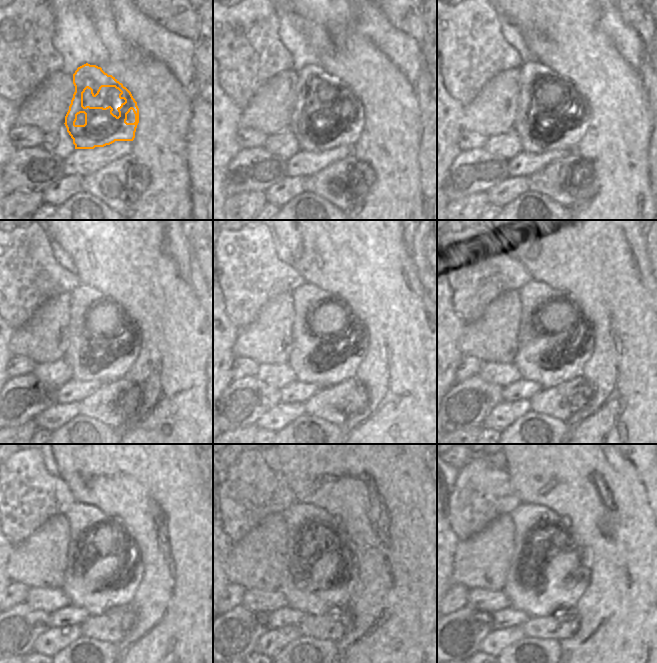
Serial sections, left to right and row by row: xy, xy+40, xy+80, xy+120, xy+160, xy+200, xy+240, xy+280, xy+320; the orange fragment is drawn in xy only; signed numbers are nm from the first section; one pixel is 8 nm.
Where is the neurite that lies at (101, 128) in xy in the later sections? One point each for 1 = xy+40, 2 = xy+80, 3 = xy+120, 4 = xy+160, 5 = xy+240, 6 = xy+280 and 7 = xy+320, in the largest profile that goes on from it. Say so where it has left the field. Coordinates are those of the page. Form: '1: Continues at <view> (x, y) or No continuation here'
1: Continues at xy+40 (326, 130)
2: Continues at xy+80 (532, 74)
3: Continues at xy+120 (81, 355)
4: Continues at xy+160 (305, 358)
5: Continues at xy+240 (87, 590)
6: Continues at xy+280 (313, 596)
7: Continues at xy+320 (540, 598).

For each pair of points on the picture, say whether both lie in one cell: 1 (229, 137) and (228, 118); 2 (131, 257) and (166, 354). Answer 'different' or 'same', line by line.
1: same
2: same

